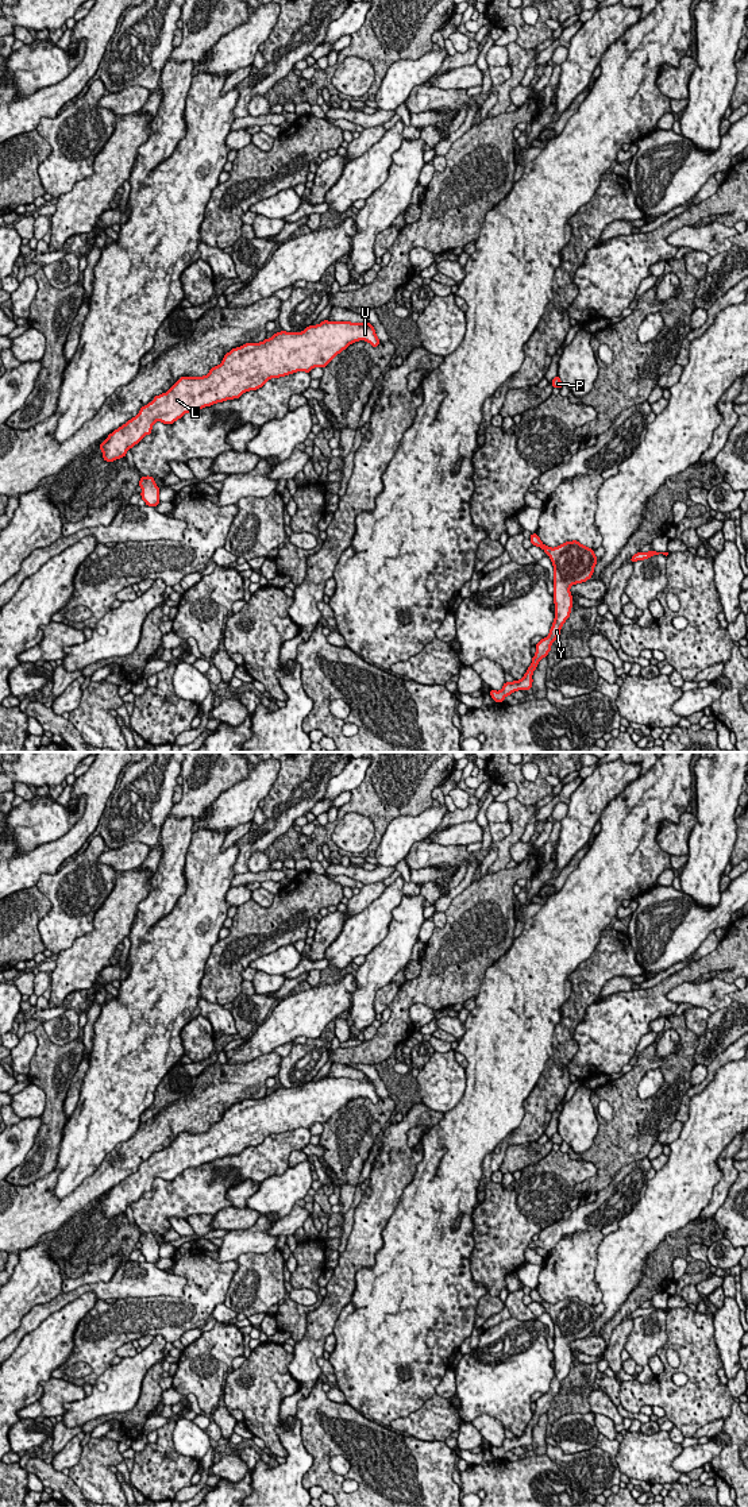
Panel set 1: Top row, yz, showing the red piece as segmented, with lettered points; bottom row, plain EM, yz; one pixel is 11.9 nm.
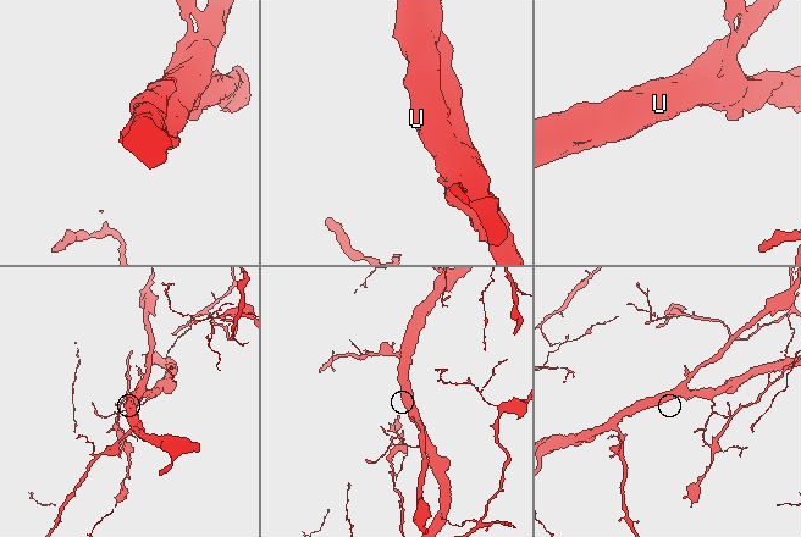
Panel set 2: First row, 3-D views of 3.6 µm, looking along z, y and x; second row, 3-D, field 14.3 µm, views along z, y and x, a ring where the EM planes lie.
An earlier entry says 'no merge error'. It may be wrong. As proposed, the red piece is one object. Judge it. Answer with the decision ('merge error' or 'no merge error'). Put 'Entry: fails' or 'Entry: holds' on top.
Entry: fails
merge error

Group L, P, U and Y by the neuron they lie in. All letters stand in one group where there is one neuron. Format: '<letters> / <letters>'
L P U / Y

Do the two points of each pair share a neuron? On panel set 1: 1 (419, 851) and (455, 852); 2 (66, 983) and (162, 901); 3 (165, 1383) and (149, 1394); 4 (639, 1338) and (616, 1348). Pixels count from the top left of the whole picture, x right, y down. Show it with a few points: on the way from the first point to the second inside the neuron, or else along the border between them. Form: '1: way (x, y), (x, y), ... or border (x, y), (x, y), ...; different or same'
1: way (428, 852), (446, 852); same
2: border (143, 898), (138, 905), (132, 928), (127, 935); different
3: border (161, 1378), (159, 1386), (164, 1390); different
4: border (633, 1319), (633, 1328), (624, 1348); different

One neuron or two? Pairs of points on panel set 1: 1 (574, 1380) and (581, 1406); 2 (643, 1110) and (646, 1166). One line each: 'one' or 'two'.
1: one
2: two

